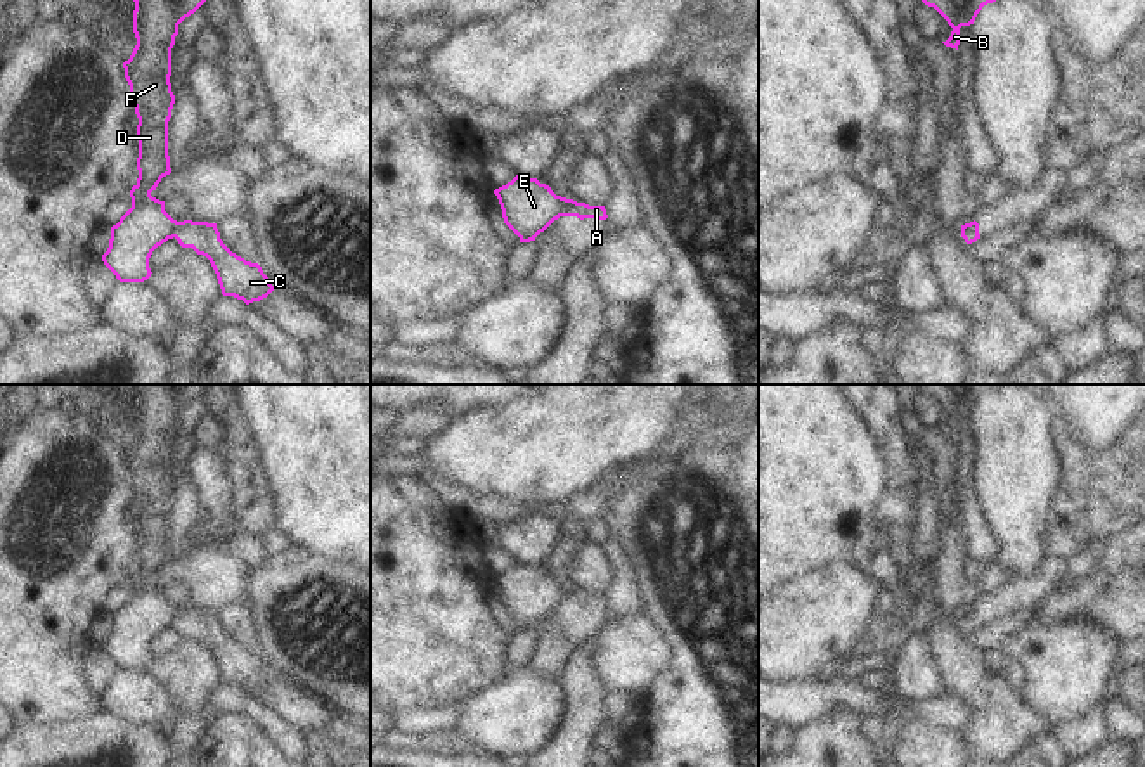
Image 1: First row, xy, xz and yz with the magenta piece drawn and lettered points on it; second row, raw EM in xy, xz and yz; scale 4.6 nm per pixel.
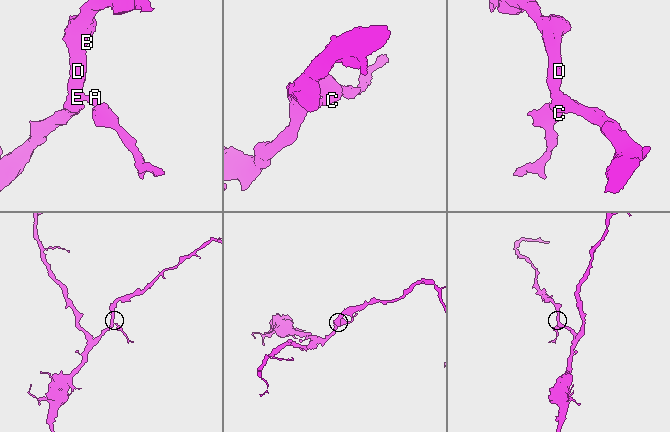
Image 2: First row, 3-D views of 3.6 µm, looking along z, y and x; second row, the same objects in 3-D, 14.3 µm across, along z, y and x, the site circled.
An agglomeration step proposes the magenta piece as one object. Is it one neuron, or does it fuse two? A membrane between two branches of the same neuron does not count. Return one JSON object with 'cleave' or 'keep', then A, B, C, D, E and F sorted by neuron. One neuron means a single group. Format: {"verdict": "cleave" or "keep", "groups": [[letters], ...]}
{"verdict": "cleave", "groups": [["A", "C"], ["B", "D", "E", "F"]]}

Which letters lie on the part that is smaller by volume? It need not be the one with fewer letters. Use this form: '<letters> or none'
A, C

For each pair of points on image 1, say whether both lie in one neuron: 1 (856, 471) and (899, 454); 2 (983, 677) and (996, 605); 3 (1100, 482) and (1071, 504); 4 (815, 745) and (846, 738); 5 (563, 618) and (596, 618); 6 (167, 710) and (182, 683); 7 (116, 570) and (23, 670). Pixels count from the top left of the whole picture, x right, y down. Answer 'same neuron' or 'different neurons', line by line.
1: different neurons
2: different neurons
3: same neuron
4: same neuron
5: same neuron
6: different neurons
7: same neuron

